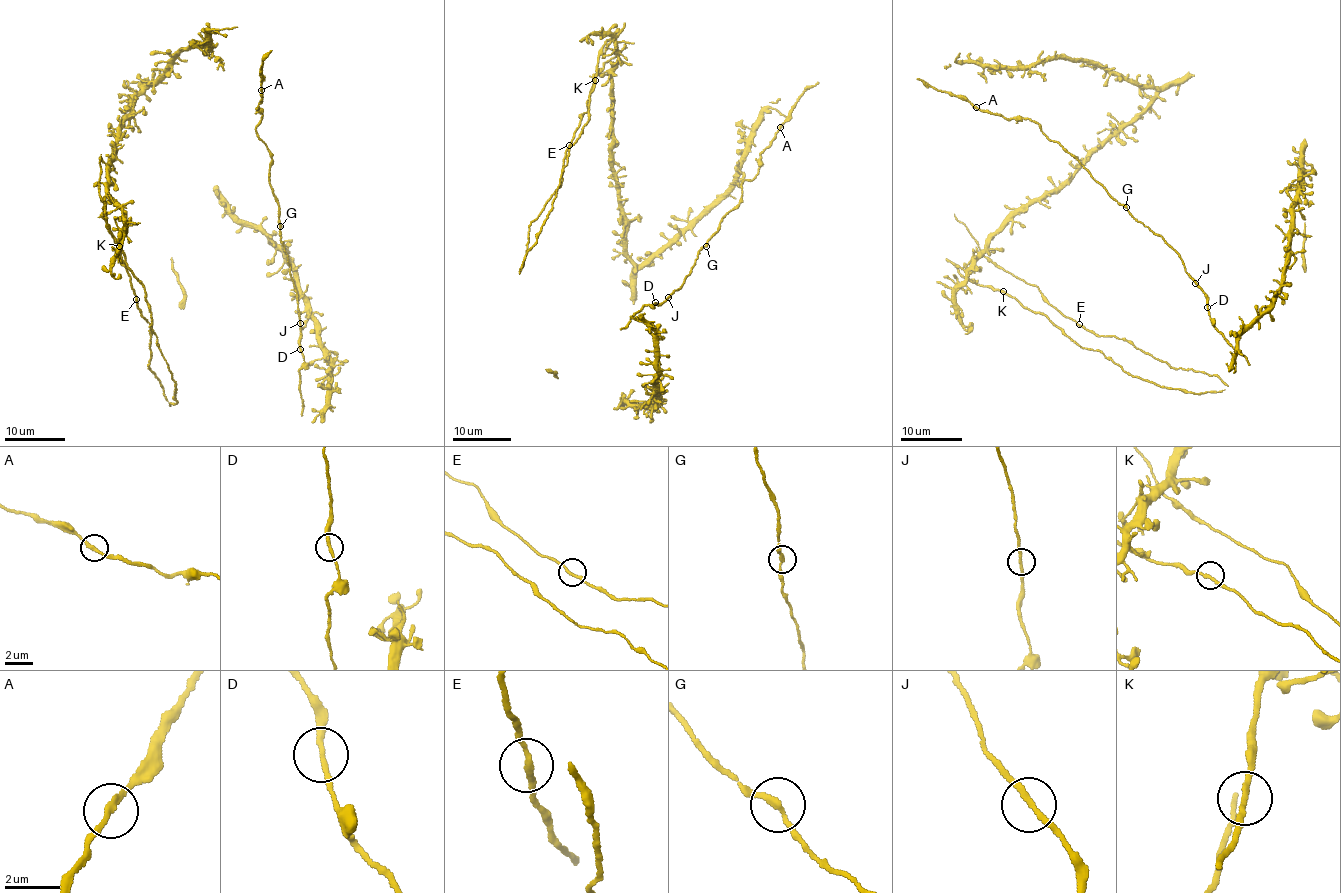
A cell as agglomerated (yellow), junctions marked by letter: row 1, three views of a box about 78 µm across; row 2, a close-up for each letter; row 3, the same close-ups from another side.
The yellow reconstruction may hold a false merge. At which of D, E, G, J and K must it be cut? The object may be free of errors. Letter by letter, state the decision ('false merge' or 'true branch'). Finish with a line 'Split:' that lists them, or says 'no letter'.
D: true branch
E: true branch
G: true branch
J: true branch
K: true branch
Split: no letter

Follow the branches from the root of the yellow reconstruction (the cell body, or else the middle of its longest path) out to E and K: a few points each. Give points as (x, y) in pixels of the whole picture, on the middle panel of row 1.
E: (706, 205), (639, 265), (628, 256), (609, 156), (618, 53), (601, 55), (588, 120), (520, 273), (569, 145)
K: (706, 205), (642, 263), (632, 260), (610, 161), (609, 73), (618, 53), (599, 56), (595, 80)

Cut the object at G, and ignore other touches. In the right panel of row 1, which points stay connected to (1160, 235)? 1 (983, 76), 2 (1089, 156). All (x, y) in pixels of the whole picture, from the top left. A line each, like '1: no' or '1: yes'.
1: yes
2: yes

